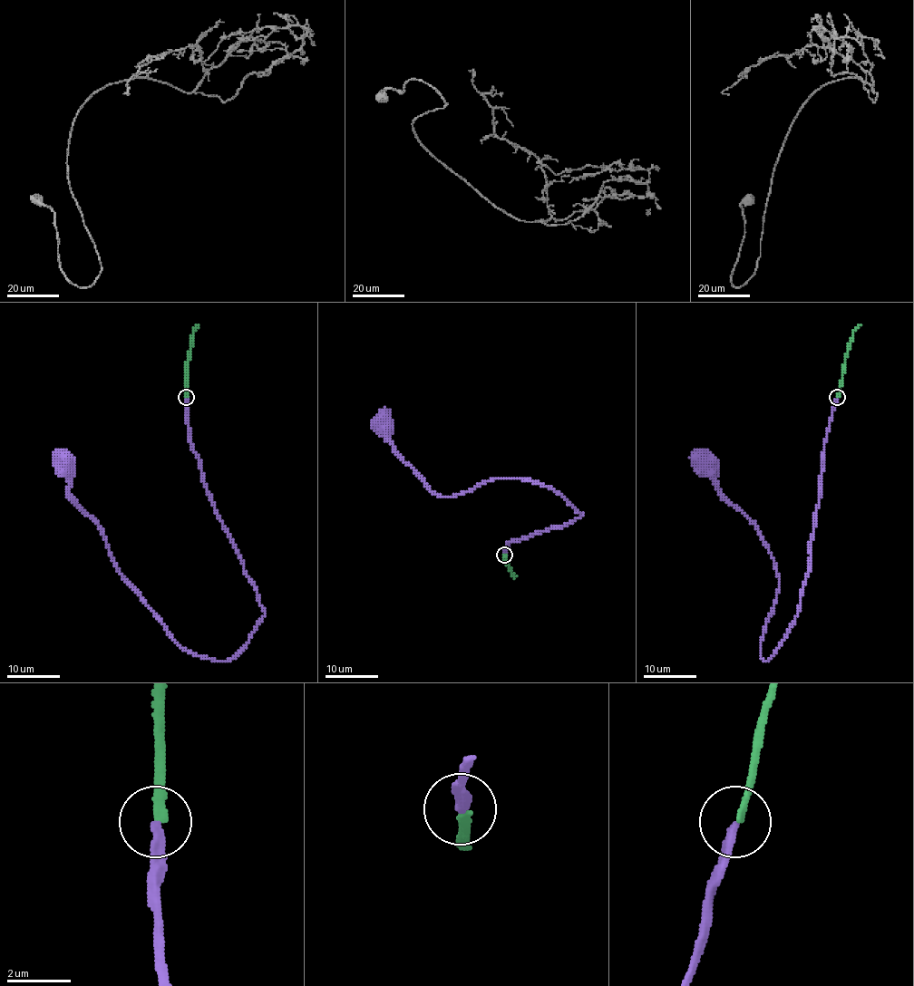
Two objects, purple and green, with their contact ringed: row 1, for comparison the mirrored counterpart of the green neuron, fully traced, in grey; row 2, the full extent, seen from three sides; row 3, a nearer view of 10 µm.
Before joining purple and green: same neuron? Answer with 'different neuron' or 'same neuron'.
different neuron

